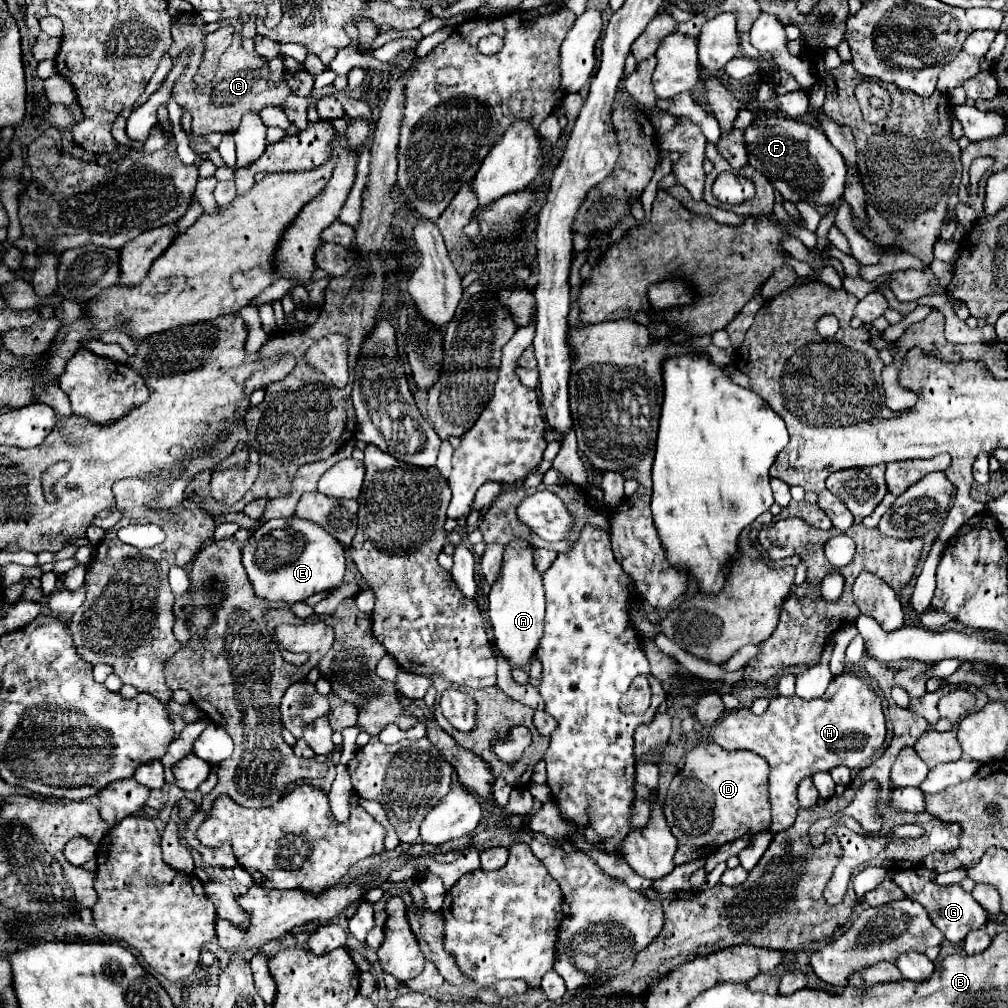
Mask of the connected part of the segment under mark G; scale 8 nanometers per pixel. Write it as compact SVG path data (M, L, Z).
M900 871L900 873L896 873L894 875L894 883L906 893L908 899L918 901L928 911L932 923L944 933L944 937L950 943L962 941L970 931L980 929L988 921L986 909L976 899L972 899L970 893L966 893L958 883L942 887L942 885L938 885L934 881L928 881L928 879L920 877L920 875L916 875L916 871Z

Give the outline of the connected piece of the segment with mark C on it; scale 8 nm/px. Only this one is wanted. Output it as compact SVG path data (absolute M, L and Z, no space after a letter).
M234 37L230 49L222 55L222 61L218 65L216 77L208 85L196 85L192 81L196 65L188 65L190 69L184 69L180 79L174 85L174 97L176 101L192 113L192 133L194 135L208 135L214 131L222 133L234 133L234 129L240 123L240 117L252 109L260 111L266 105L282 105L284 99L290 95L290 89L280 83L278 87L266 87L268 77L268 65L266 59L262 59L256 53L248 53L242 49L242 43L238 37Z

